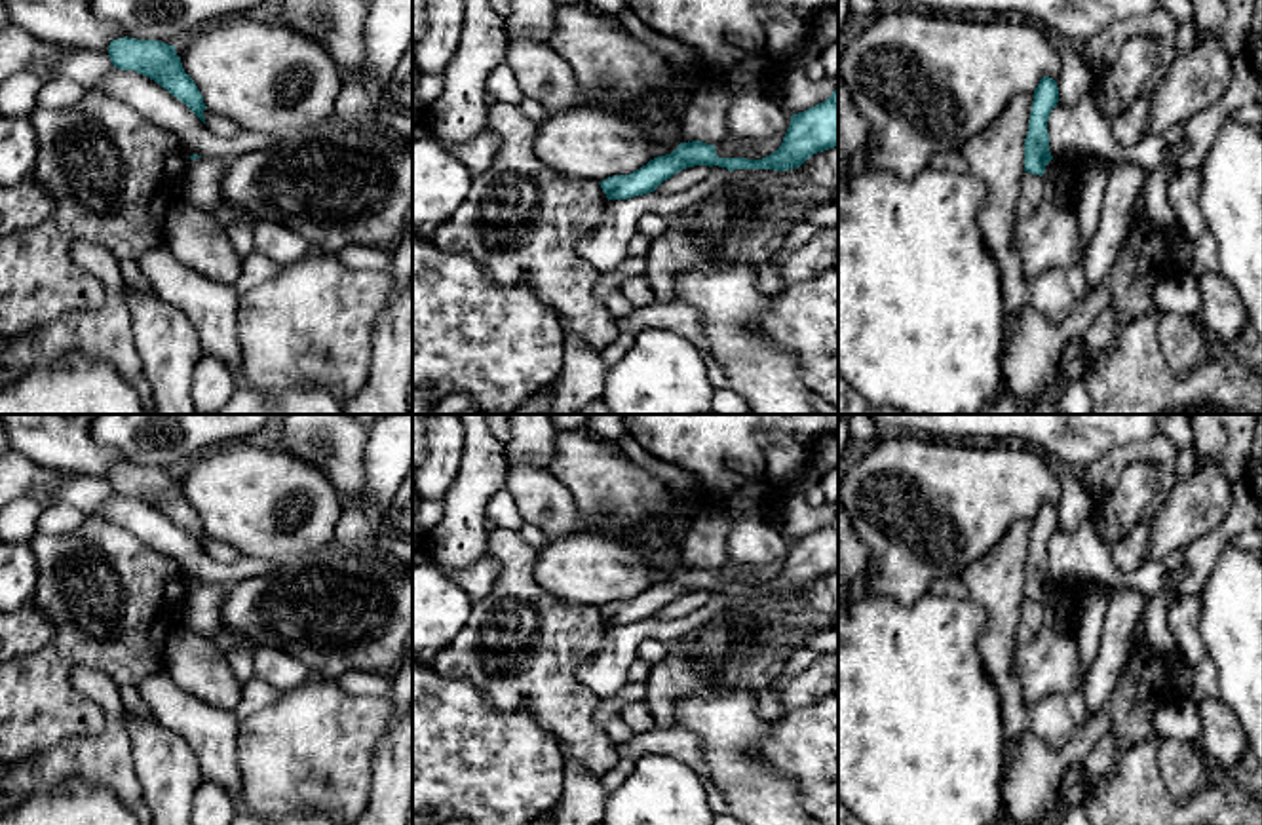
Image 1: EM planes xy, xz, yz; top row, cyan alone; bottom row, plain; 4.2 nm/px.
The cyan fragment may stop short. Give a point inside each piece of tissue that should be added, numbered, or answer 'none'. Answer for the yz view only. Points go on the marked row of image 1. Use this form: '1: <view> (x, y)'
none

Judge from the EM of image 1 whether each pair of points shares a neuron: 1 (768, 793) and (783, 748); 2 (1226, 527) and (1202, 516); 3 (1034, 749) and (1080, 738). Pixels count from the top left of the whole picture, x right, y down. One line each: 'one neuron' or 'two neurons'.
1: two neurons
2: two neurons
3: one neuron

